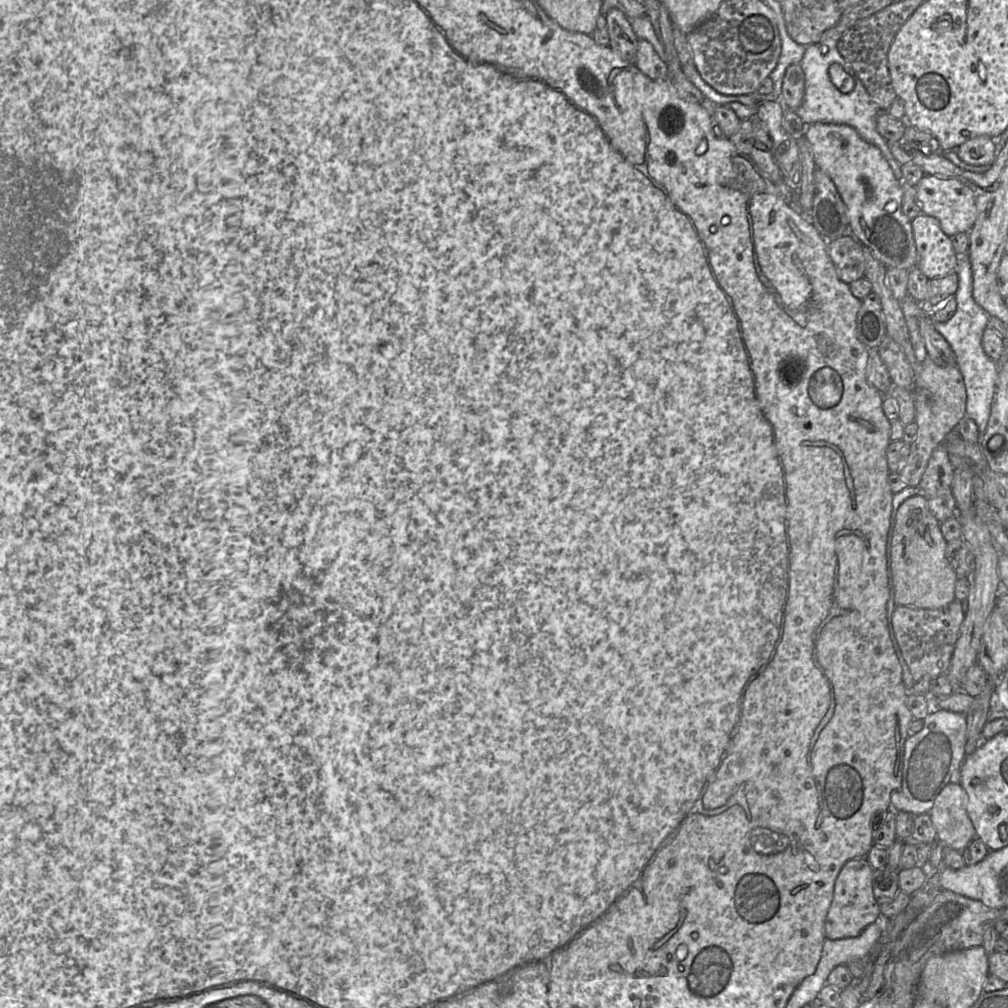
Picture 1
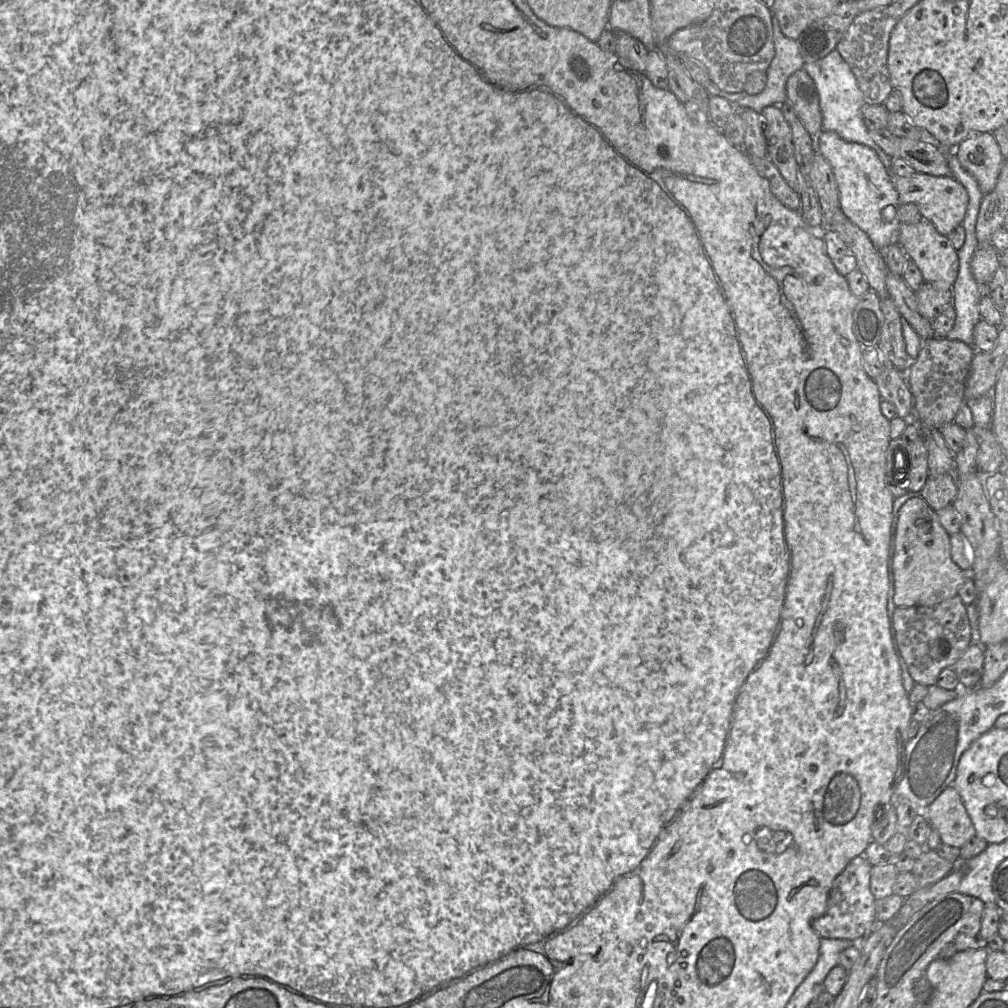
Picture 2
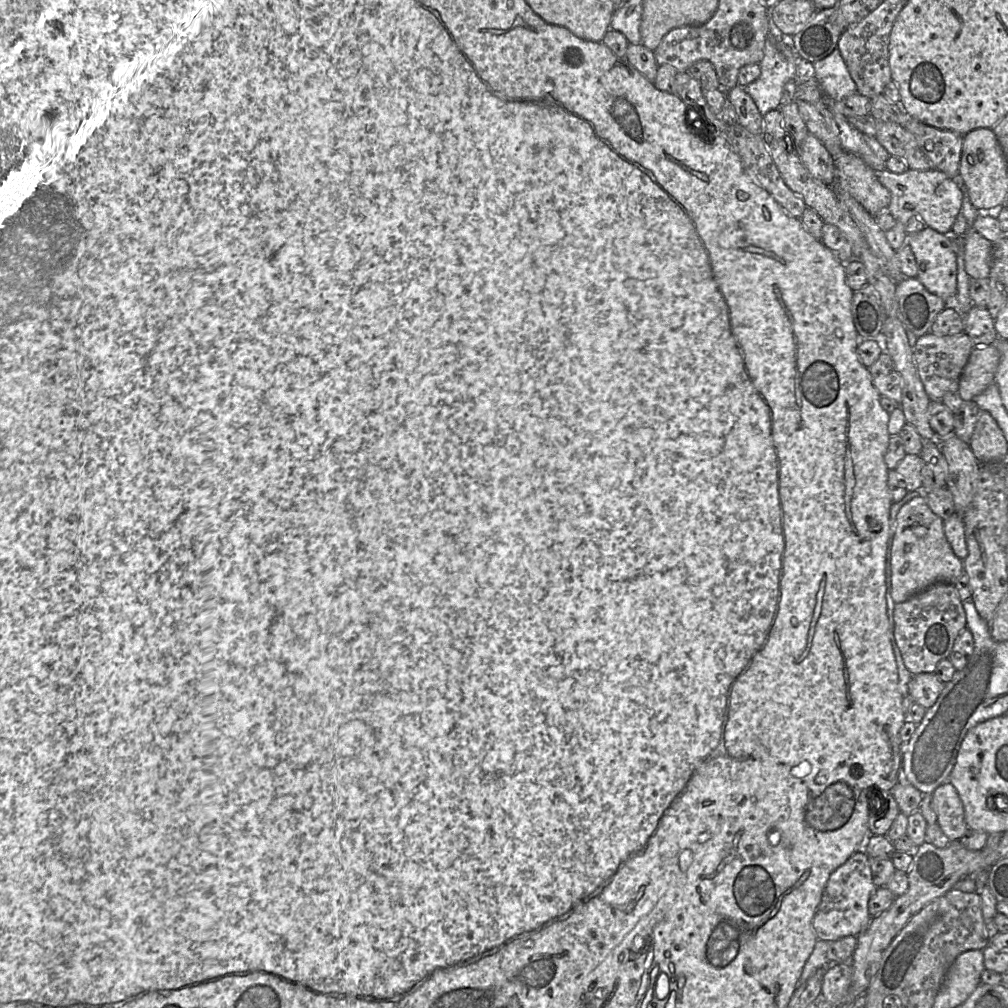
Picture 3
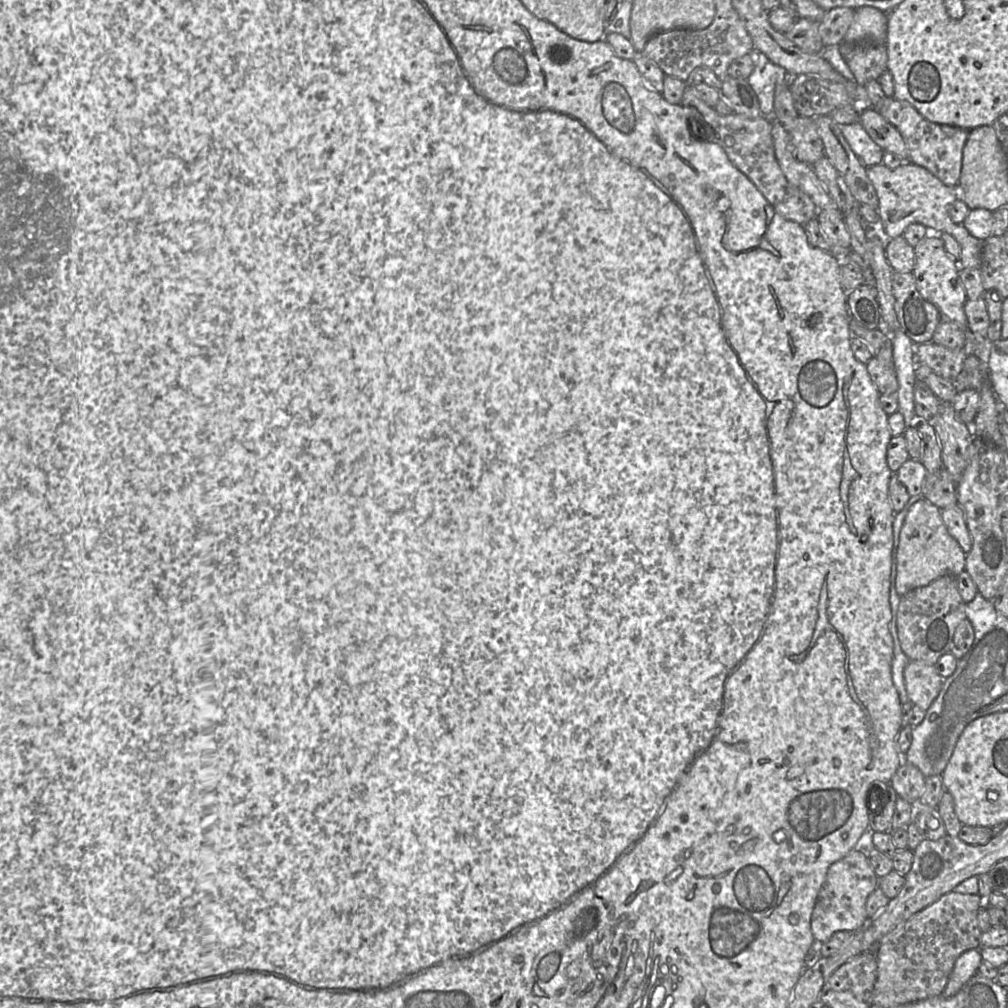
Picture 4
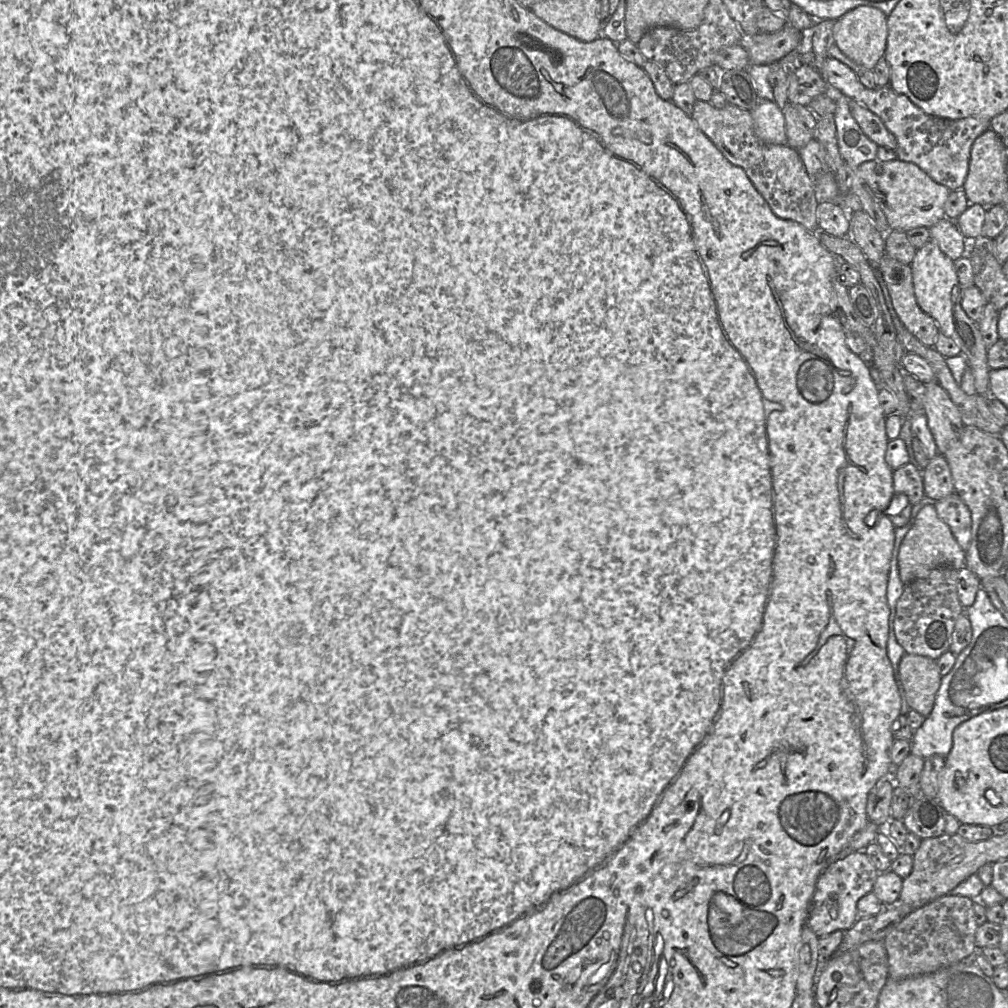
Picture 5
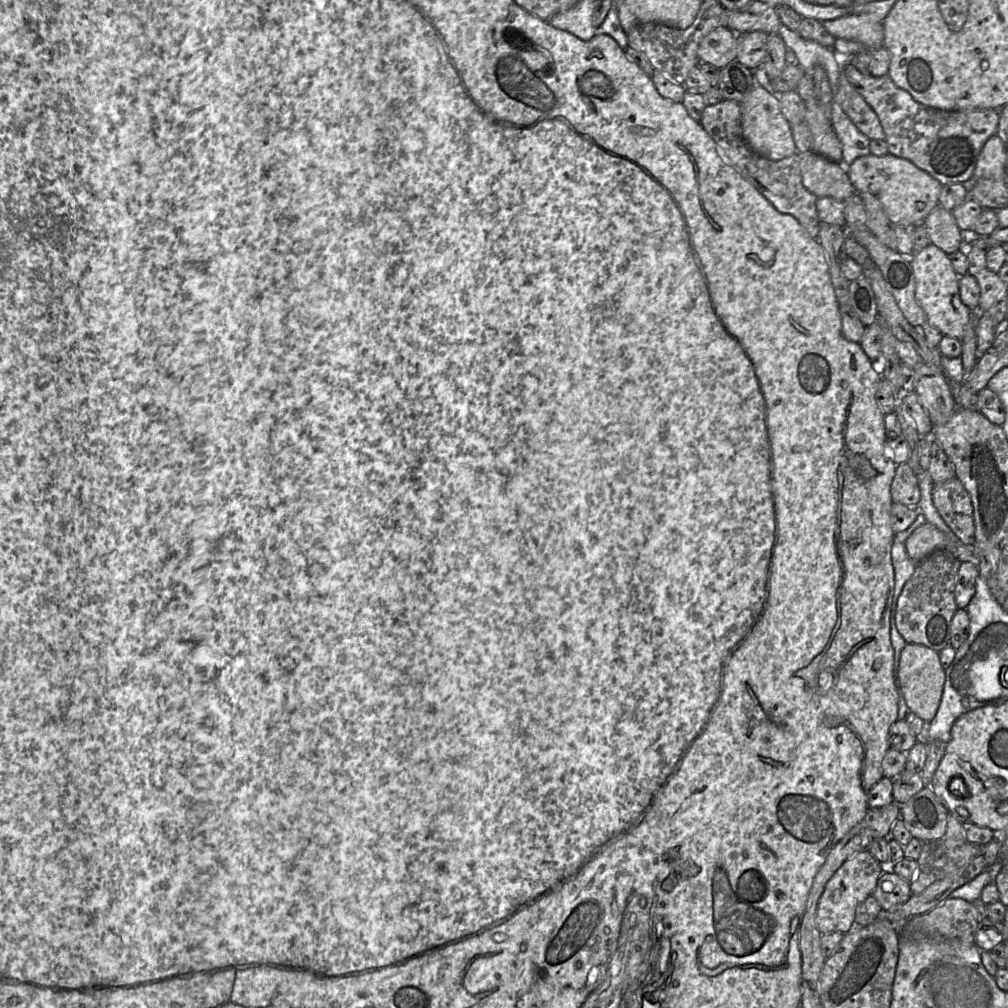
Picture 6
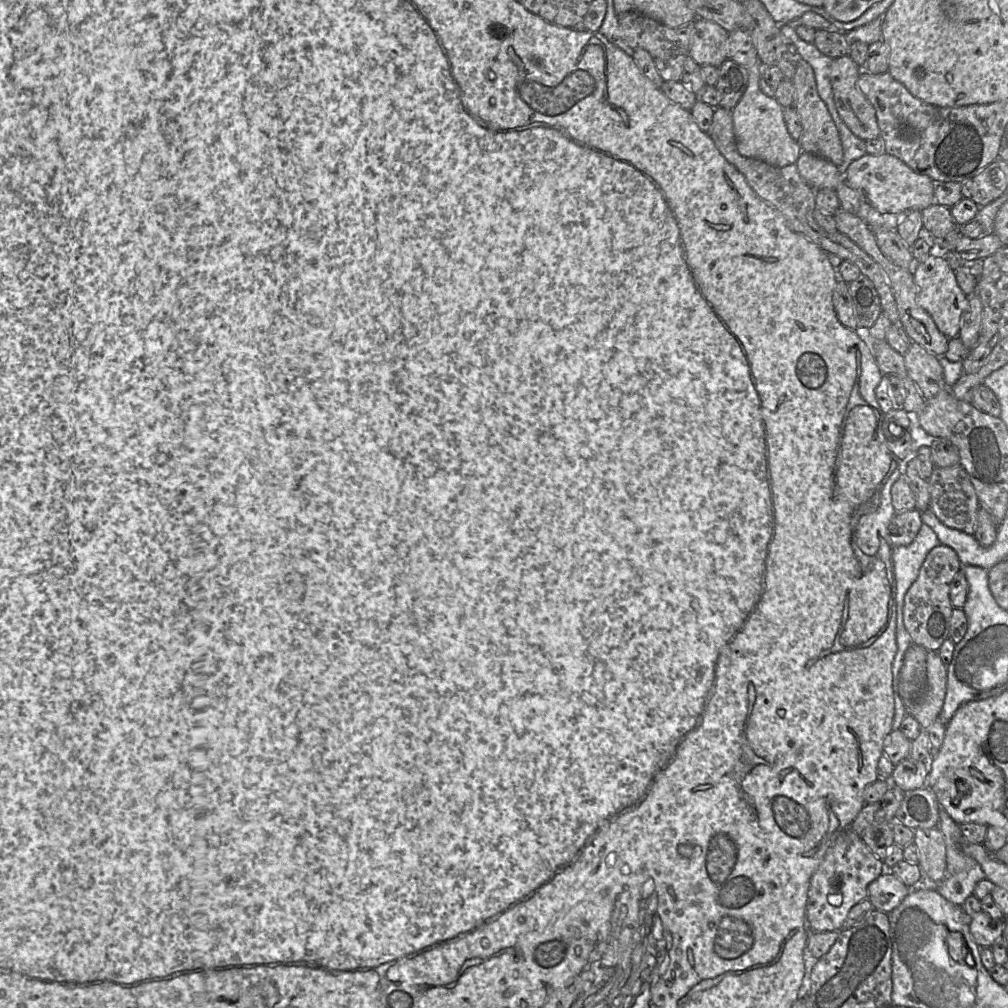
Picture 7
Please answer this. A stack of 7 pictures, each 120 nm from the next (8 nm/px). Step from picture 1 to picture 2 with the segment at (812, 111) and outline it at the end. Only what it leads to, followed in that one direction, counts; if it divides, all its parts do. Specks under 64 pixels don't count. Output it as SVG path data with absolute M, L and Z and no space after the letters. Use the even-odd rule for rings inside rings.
M834 49L821 59L805 63L803 69L813 79L818 91L823 131L835 132L848 142L855 142L872 148L876 151L886 169L890 171L891 175L894 175L891 170L893 158L887 155L871 138L869 130L861 116L861 109L866 104L863 93L850 66L841 54Z

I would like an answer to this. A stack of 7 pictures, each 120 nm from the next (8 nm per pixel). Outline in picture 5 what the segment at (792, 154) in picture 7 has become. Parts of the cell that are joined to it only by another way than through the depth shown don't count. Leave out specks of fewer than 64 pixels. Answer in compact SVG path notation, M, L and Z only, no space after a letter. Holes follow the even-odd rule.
M760 100L749 112L753 118L756 135L763 143L787 145L784 114L775 101Z

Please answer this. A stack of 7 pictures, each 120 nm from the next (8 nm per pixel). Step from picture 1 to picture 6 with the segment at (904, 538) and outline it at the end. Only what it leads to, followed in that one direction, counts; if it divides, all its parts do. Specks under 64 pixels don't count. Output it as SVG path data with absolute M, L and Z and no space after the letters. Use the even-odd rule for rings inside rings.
M925 522L906 540L908 556L914 561L922 561L936 550L945 550L949 538L934 525Z

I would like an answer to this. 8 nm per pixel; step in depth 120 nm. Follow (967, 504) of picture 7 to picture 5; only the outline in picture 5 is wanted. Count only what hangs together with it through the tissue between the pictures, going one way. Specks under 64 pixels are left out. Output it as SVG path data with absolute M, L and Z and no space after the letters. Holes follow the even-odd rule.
M954 492L934 502L938 517L950 528L953 536L963 551L970 546L972 523L967 505Z

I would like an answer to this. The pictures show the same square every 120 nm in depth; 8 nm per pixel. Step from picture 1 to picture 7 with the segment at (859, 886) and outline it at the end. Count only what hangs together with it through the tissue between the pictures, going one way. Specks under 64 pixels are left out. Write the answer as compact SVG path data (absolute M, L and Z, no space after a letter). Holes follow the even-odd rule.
M850 827L839 834L811 878L806 909L808 929L840 931L850 909L868 898L868 887L882 874L883 863Z

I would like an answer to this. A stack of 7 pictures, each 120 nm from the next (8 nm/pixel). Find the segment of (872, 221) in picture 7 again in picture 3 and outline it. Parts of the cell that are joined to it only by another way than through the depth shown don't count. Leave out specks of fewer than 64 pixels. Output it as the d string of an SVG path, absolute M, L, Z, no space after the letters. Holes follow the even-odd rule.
M887 169L877 172L879 182L886 187L891 194L888 211L896 221L895 226L885 232L885 237L895 251L899 250L907 240L905 226L910 218L916 216L926 226L934 229L940 234L952 234L952 227L961 212L963 193L954 179L949 178L939 170L912 170L896 174ZM974 229L963 236L965 271L971 279L989 278L992 244Z

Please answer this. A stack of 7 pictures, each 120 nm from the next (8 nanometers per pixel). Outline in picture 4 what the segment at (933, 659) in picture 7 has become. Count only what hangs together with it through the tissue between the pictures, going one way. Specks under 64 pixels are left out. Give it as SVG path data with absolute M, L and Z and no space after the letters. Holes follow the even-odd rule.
M910 660L903 676L908 699L926 711L938 696L944 681L935 665Z

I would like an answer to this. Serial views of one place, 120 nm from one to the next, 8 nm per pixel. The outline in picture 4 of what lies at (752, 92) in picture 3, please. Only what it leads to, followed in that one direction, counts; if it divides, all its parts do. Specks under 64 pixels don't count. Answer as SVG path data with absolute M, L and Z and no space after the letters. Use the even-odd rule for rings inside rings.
M753 51L753 61L755 68L747 80L758 98L761 116L771 116L774 112L776 84L783 83L787 71L761 51Z

